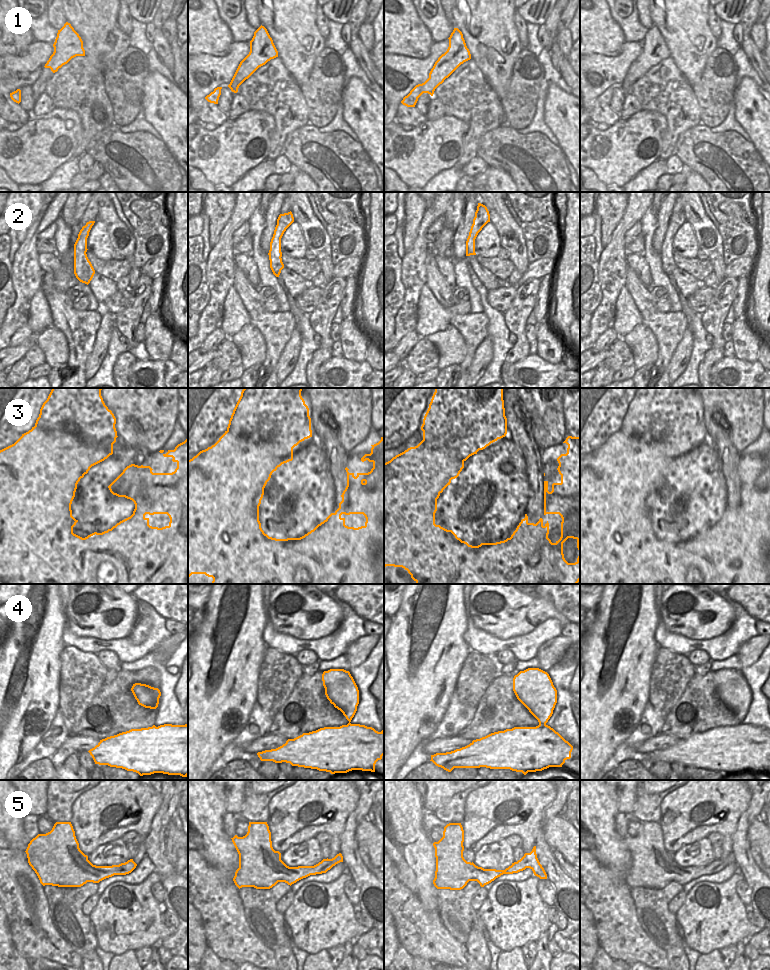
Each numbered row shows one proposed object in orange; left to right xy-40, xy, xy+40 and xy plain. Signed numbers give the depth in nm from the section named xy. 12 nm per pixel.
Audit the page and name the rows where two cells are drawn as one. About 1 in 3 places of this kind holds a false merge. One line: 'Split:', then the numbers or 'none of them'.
Split: 3

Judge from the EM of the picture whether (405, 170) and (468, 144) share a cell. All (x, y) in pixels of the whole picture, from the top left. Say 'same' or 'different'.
different

